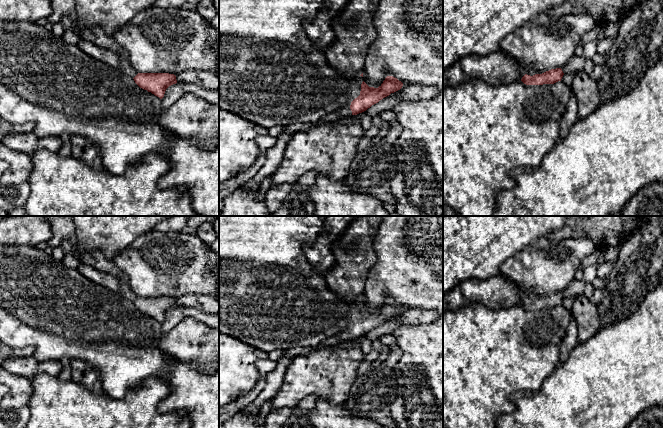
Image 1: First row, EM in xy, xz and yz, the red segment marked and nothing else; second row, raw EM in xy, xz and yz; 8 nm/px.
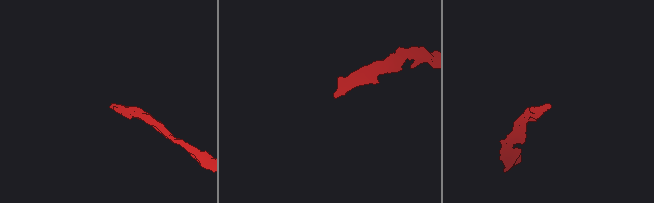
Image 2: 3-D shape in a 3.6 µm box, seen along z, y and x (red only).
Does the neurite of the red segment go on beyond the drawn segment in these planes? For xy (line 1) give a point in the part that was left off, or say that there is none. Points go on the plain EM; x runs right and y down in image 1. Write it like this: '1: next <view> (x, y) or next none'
1: next xy (95, 259)

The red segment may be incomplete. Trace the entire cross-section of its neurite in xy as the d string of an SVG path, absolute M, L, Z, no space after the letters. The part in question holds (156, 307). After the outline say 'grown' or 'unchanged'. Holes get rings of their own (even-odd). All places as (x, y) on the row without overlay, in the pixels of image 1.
M99 251L82 254L82 263L88 264L97 270L108 273L120 280L119 293L142 313L151 316L162 323L166 313L177 307L176 300L169 297L138 297L132 290L128 277L123 274L113 261L107 259Z; grown

